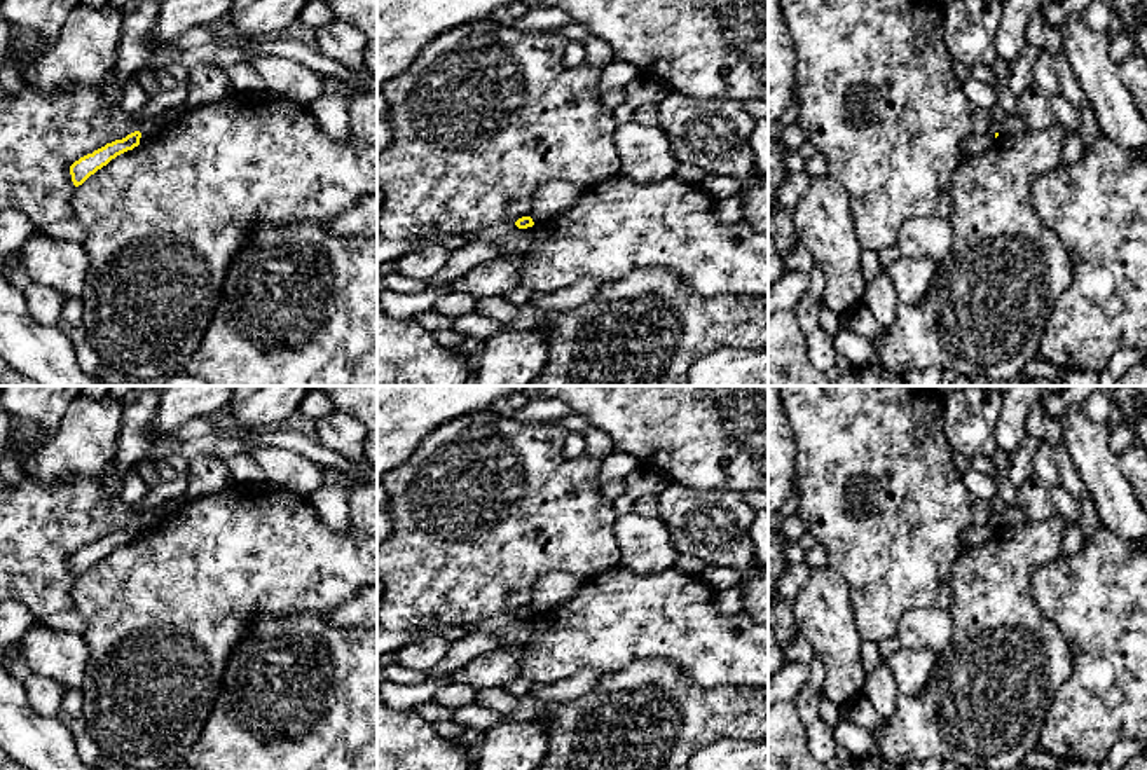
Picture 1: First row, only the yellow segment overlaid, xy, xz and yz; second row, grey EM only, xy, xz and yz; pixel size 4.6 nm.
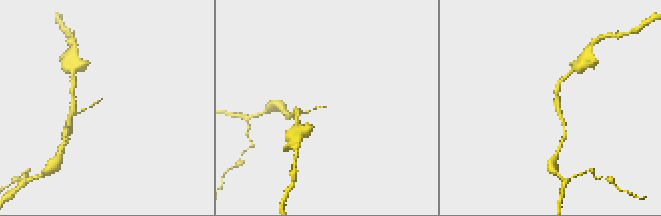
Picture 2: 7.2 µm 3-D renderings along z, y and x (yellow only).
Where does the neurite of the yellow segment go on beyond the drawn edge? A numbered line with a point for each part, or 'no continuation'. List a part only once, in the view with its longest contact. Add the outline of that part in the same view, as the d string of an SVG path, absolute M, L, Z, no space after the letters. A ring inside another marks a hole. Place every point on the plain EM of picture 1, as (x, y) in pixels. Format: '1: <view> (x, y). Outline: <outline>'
no continuation

